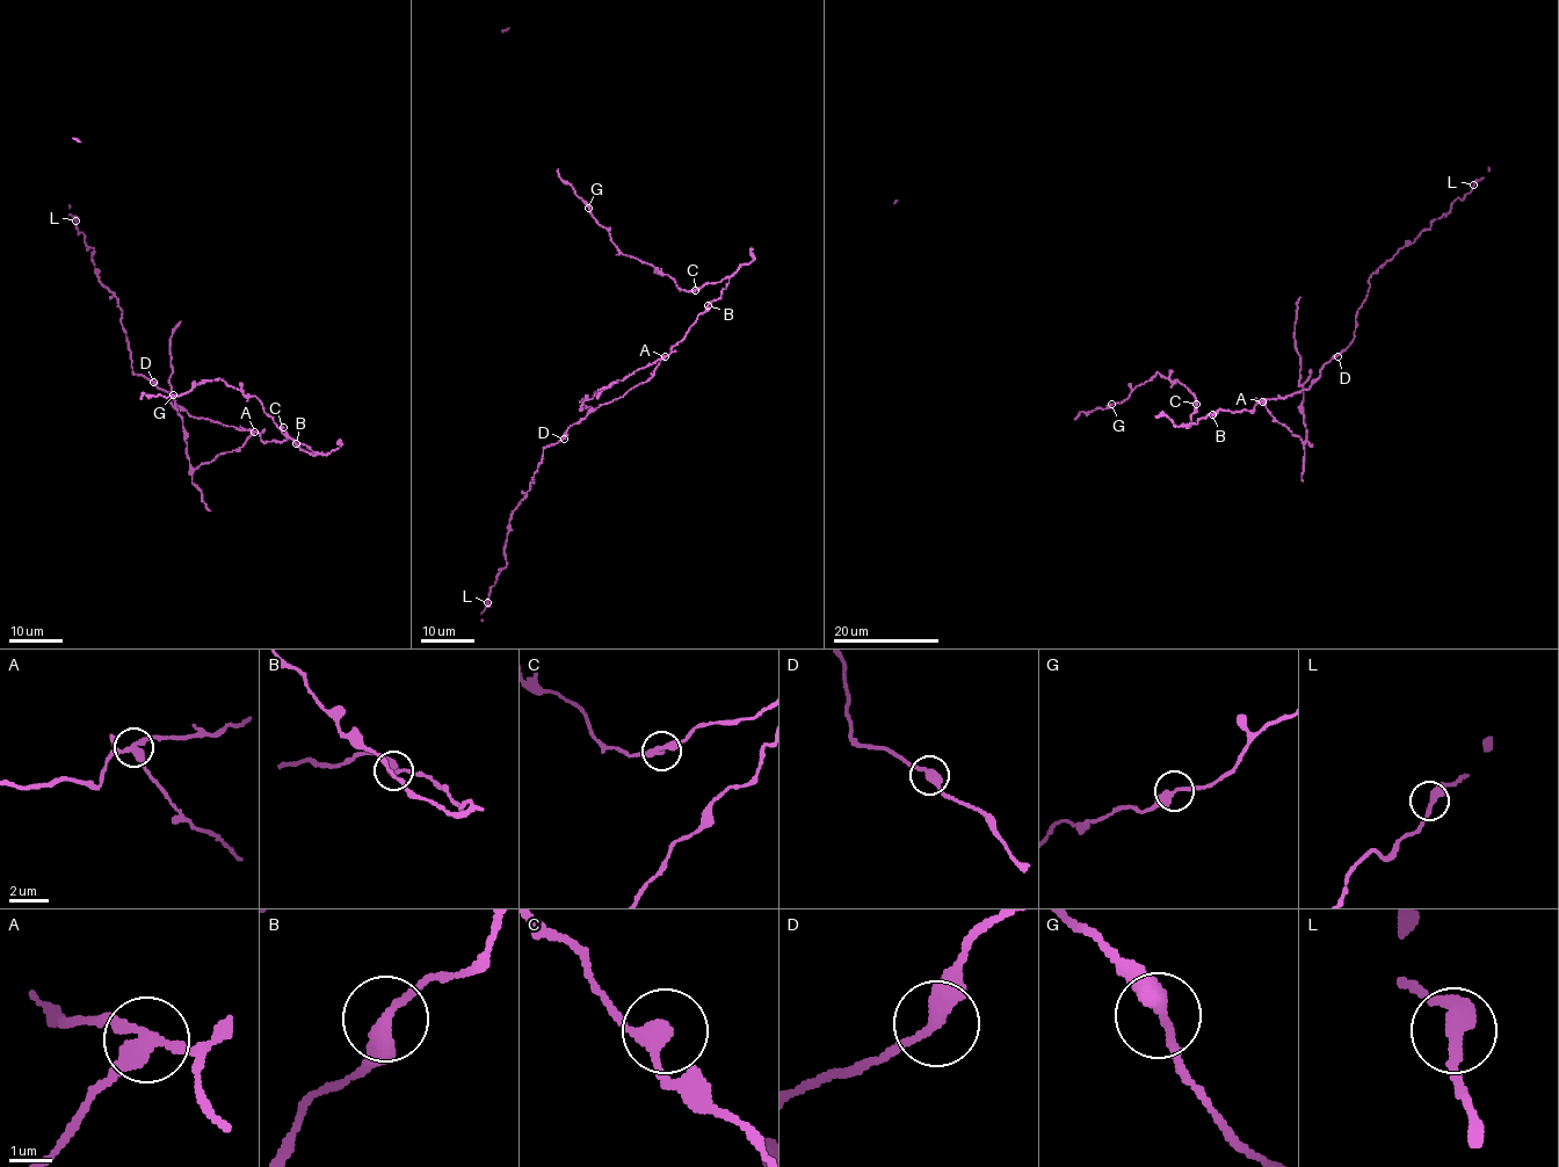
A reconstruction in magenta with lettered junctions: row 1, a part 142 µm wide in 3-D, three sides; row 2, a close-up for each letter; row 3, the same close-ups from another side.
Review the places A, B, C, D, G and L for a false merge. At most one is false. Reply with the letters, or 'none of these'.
A

